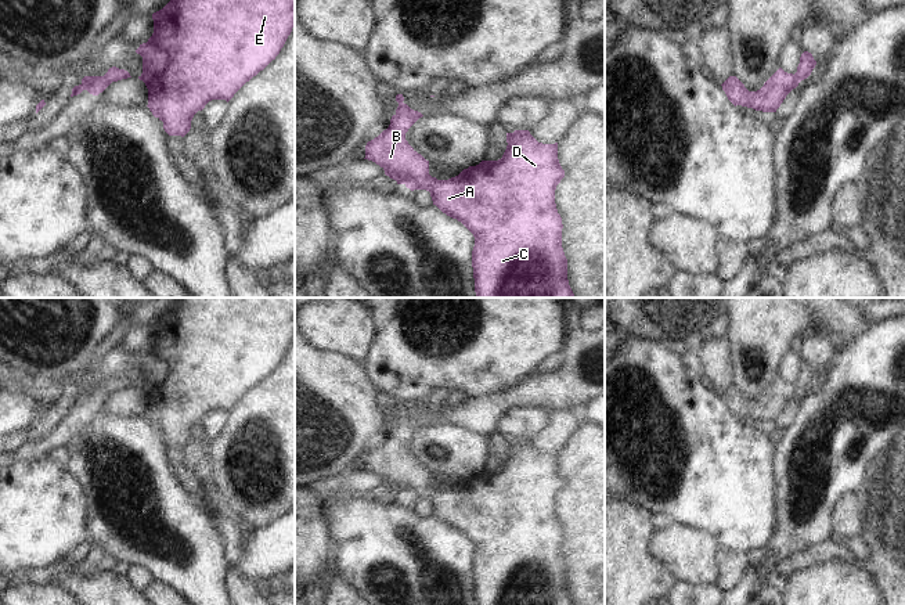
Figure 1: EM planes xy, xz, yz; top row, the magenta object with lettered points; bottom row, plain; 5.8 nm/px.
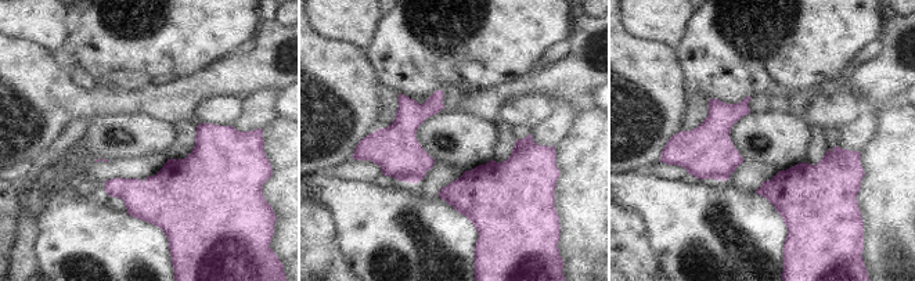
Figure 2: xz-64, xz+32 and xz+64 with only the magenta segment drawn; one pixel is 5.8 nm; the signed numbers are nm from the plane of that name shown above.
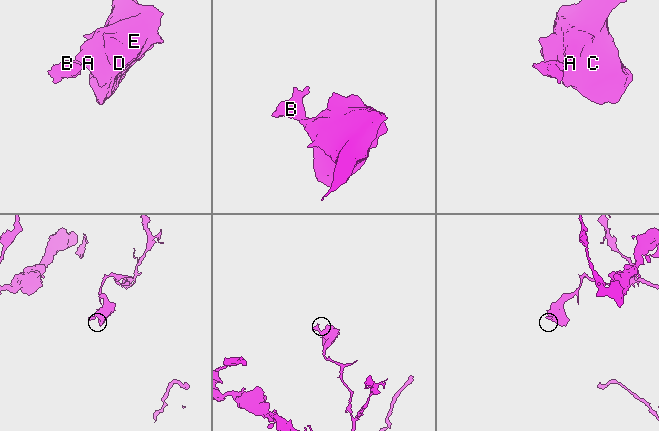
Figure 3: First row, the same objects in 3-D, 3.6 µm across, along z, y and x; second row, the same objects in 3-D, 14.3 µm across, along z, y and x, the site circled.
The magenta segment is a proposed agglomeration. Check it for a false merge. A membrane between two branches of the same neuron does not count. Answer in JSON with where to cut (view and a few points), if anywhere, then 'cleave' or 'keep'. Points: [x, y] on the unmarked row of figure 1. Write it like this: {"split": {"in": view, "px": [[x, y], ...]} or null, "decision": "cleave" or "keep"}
{"split": null, "decision": "keep"}

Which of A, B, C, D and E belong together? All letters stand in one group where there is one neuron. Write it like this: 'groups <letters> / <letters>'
groups A B C D E

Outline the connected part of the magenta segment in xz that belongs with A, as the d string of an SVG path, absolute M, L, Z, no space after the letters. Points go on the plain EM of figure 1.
M403 404L396 406L399 417L390 435L365 455L365 468L379 475L385 485L404 494L411 501L426 500L433 515L447 526L461 532L475 547L472 577L476 605L574 605L567 590L567 569L562 558L562 527L555 514L555 500L565 487L558 469L558 453L538 453L529 440L506 443L506 460L498 471L482 471L464 479L448 490L429 485L429 471L418 464L405 450L408 439L423 425L404 414Z

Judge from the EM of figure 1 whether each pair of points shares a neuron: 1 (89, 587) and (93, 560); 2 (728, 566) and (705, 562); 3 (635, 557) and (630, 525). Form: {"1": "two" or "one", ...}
{"1": "two", "2": "two", "3": "one"}

